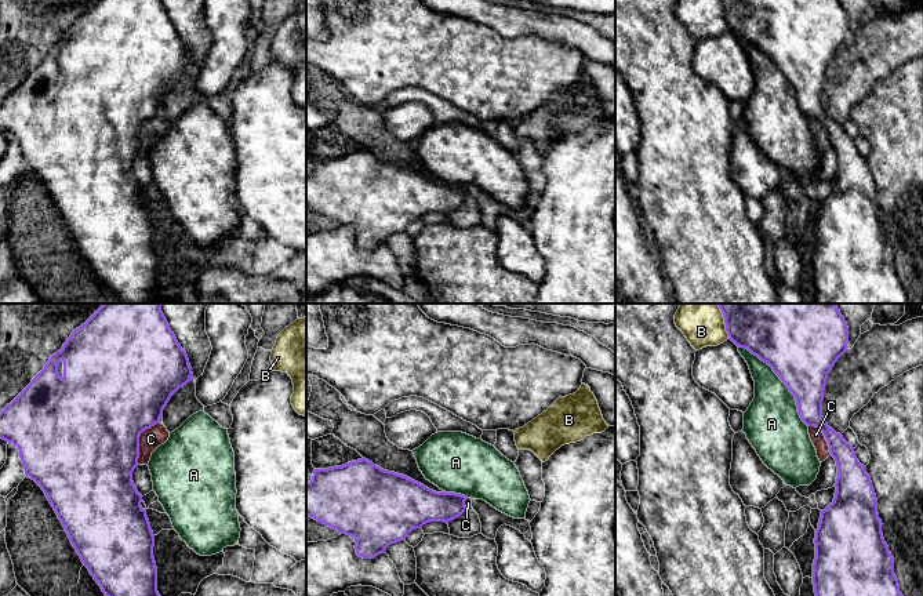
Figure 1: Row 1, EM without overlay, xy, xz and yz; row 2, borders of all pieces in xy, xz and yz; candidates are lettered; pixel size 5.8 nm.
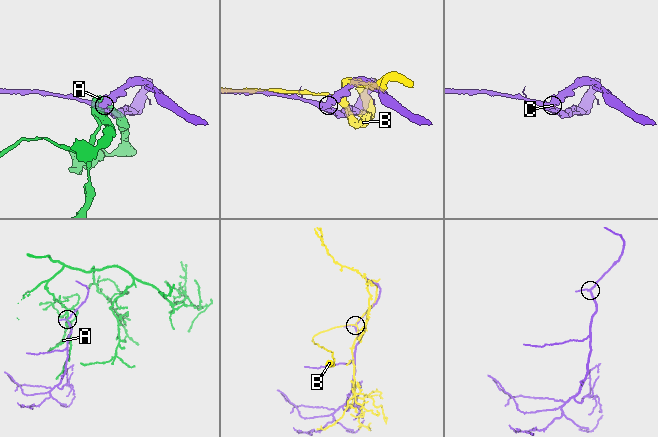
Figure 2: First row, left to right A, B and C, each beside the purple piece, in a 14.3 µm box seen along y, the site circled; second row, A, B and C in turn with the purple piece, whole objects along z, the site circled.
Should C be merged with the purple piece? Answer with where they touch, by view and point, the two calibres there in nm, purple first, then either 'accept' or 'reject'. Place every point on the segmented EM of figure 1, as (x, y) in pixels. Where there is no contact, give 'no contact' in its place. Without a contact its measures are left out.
xy (138, 440) | 500/120 nm | reject

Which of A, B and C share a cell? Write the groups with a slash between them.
A / B / C

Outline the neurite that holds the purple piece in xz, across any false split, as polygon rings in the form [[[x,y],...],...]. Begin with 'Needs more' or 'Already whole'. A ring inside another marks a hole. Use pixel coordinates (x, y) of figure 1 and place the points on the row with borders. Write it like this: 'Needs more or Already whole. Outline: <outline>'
Already whole. Outline: [[[366,458],[342,466],[315,469],[312,480],[306,483],[306,516],[353,537],[356,555],[363,559],[374,559],[385,553],[389,545],[404,541],[413,530],[429,522],[448,523],[459,517],[466,510],[466,499],[468,497],[455,493],[436,493],[407,476],[384,470]]]

